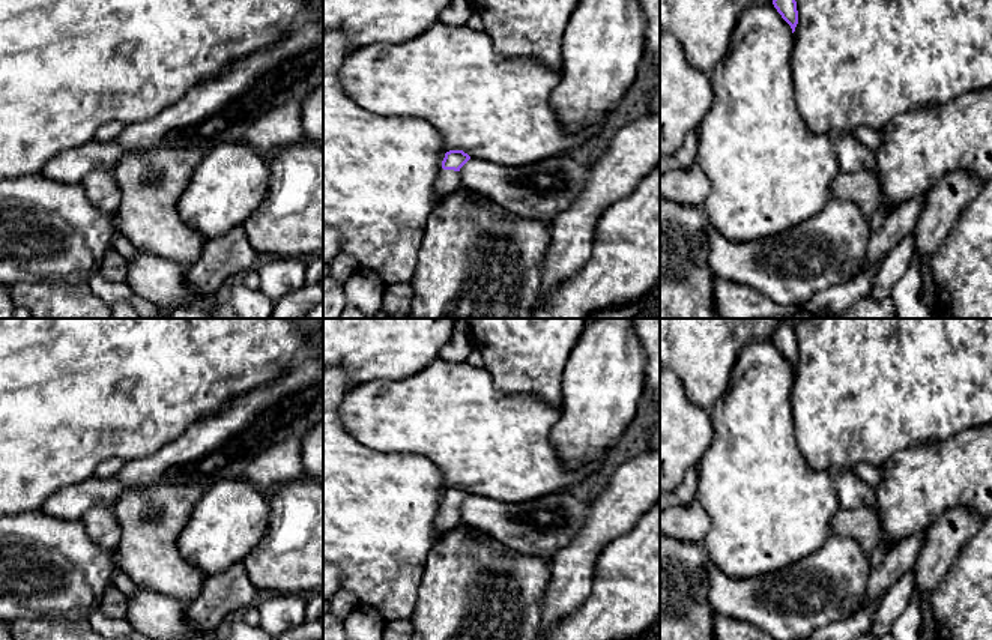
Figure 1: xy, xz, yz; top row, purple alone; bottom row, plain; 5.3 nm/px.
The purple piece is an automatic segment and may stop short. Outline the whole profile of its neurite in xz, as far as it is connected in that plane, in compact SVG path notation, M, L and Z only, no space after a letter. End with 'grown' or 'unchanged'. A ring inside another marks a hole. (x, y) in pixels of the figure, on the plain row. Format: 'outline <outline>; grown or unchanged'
outline M449 487L442 497L440 509L434 520L434 529L448 532L461 524L460 505L470 496L463 487Z; grown

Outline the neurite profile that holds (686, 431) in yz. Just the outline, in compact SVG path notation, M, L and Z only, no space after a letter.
M660 365L660 490L675 490L691 469L699 469L712 442L711 413L693 404L678 379Z

